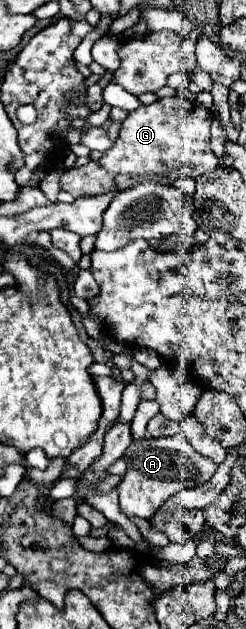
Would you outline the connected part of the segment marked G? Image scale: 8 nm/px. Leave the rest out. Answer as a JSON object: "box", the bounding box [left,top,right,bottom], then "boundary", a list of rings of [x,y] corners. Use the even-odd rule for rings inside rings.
{"box":[61,96,219,198],"boundary":[[[181,96],[159,98],[151,106],[139,106],[137,110],[129,112],[129,116],[123,120],[113,148],[105,152],[103,158],[99,158],[97,162],[65,170],[65,174],[61,176],[61,188],[79,198],[105,194],[107,190],[113,190],[117,174],[173,174],[179,168],[183,168],[189,178],[197,178],[205,172],[211,172],[215,170],[215,166],[219,166],[219,160],[209,148],[211,122],[213,112],[209,108],[201,106],[199,102],[189,102]],[[175,106],[183,106],[183,112],[175,112]]]}

